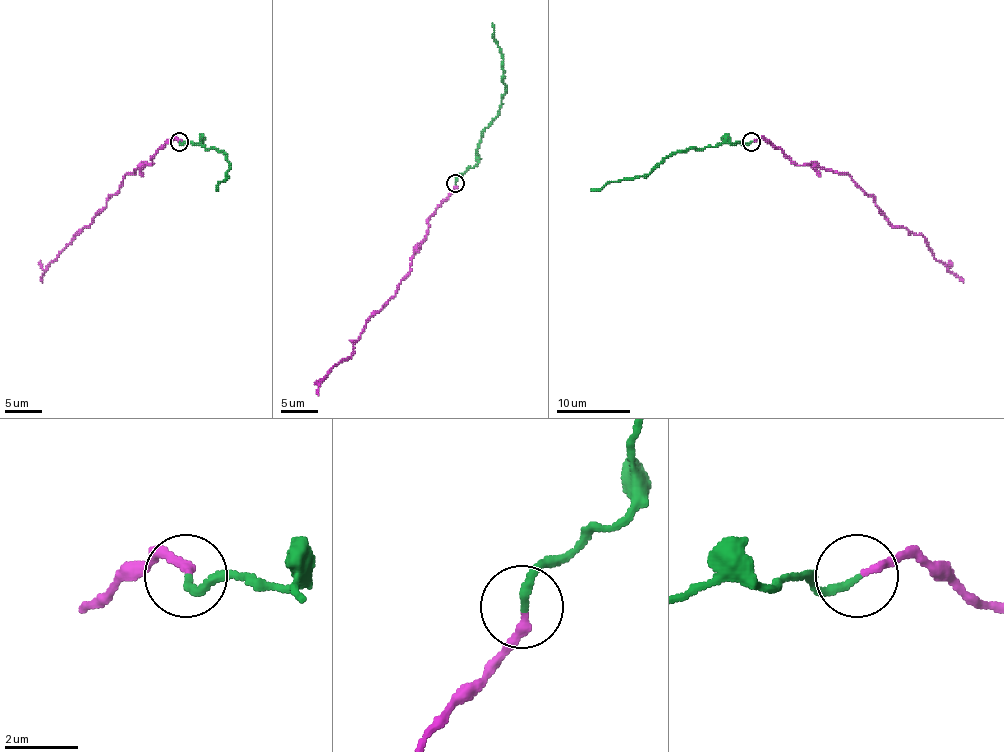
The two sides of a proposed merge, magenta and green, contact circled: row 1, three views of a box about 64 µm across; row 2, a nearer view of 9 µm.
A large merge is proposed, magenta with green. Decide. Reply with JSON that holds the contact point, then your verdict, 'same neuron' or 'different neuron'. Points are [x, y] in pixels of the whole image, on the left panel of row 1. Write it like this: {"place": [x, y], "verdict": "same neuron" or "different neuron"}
{"place": [179, 142], "verdict": "same neuron"}

